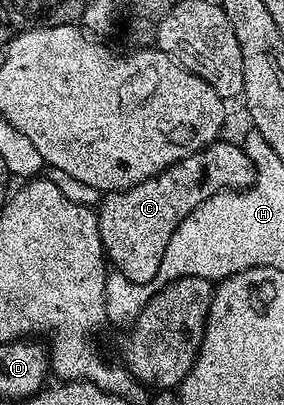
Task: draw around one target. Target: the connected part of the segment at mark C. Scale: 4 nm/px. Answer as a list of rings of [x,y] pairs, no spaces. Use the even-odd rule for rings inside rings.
[[[219,139],[215,144],[209,144],[207,148],[203,148],[201,152],[190,154],[186,158],[179,160],[177,164],[172,164],[165,172],[160,172],[157,176],[151,176],[146,182],[142,182],[133,188],[127,188],[121,192],[107,193],[101,199],[98,205],[96,217],[98,218],[98,230],[100,231],[100,241],[104,247],[105,257],[110,261],[111,267],[115,271],[120,272],[129,284],[151,284],[155,281],[158,274],[158,266],[164,264],[164,255],[166,254],[166,245],[170,243],[170,234],[174,234],[174,230],[178,230],[178,226],[182,222],[182,218],[189,216],[194,210],[198,210],[198,206],[202,206],[202,202],[206,202],[212,196],[216,196],[219,192],[225,190],[243,190],[251,186],[252,181],[256,179],[256,167],[250,162],[250,158],[246,158],[243,147],[239,144],[228,144],[226,141]]]

